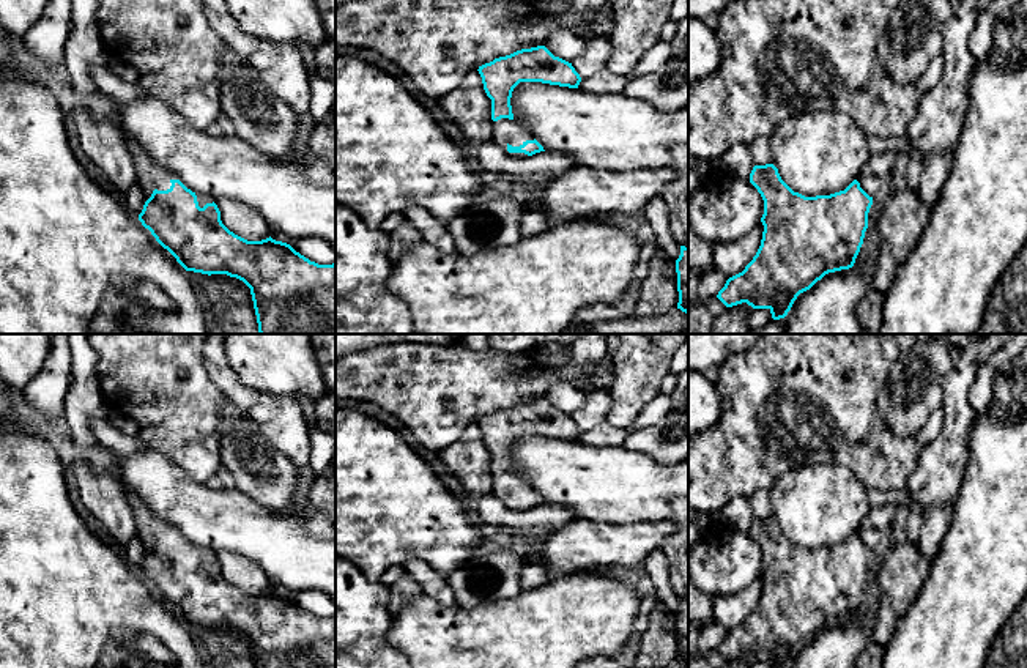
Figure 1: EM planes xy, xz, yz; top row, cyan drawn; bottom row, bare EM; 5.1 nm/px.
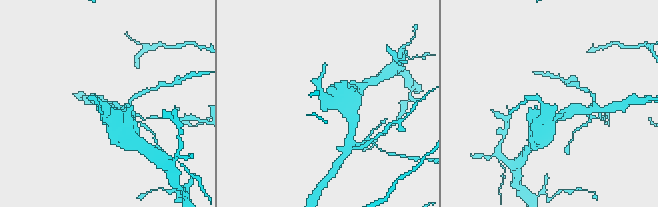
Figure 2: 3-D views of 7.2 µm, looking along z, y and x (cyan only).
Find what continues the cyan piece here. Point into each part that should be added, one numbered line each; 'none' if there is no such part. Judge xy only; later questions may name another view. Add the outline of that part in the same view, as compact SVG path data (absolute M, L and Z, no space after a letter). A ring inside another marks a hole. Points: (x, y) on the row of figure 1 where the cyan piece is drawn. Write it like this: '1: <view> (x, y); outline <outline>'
1: xy (152, 177); outline M123 137L126 150L132 156L137 181L143 189L145 202L151 197L153 191L167 191L172 180L180 180L175 173L151 162L150 156L135 143Z

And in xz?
1: xz (506, 131); outline M501 118L498 121L493 121L493 132L491 132L491 140L502 148L509 156L517 158L517 159L525 159L528 154L525 153L509 153L507 147L520 147L526 140L534 140L534 135L529 128L509 120L509 118Z

